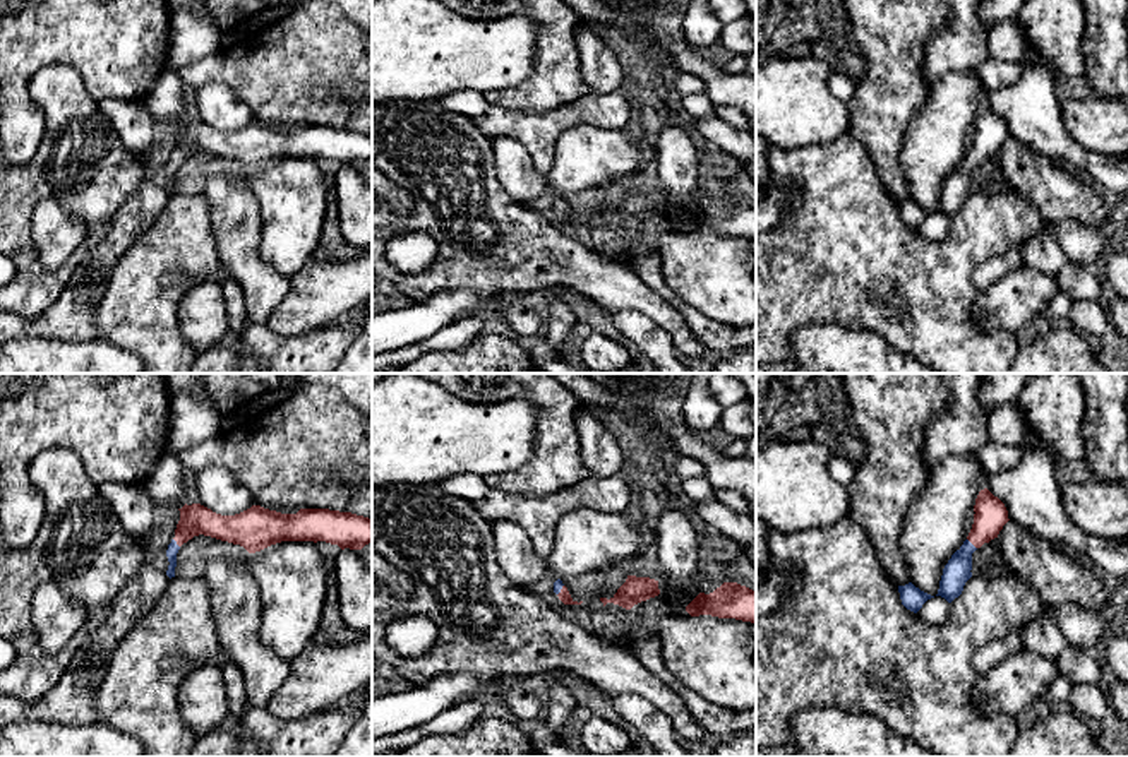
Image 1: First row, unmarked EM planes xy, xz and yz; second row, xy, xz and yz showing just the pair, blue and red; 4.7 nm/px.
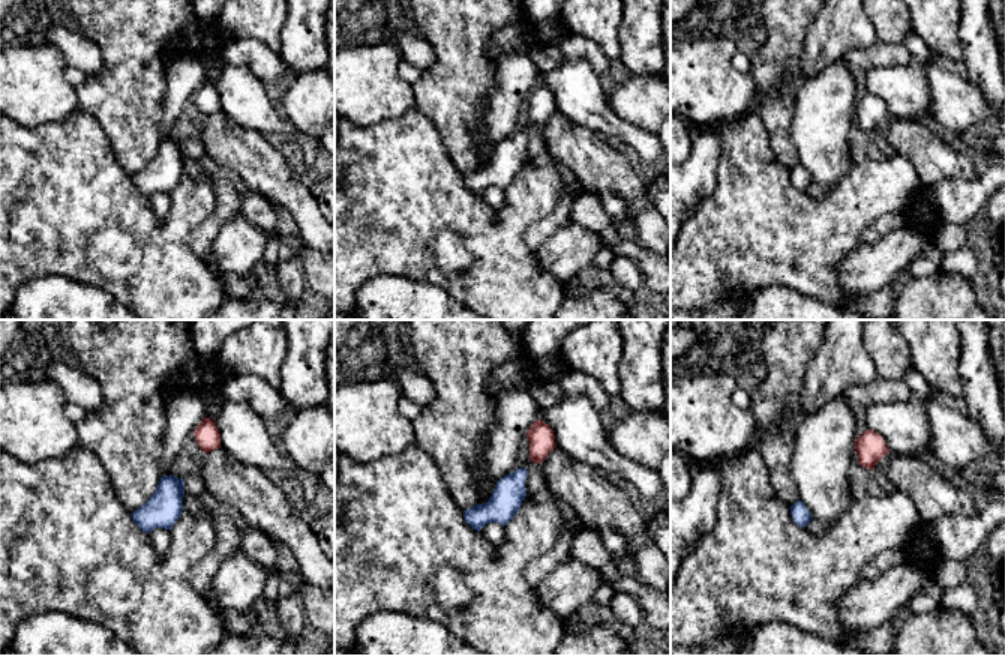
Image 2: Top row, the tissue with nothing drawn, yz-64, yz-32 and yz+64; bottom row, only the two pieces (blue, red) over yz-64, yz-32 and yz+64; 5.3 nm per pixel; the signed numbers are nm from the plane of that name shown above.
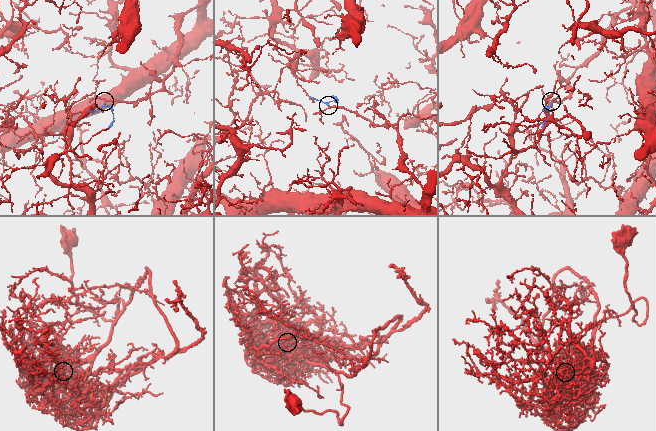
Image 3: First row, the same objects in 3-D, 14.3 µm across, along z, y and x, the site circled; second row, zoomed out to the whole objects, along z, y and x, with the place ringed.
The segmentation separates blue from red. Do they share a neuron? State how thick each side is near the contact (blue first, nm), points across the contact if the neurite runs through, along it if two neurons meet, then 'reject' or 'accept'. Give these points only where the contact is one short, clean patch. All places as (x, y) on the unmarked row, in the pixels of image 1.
120 nm thick on the blue side, 150 nm on the other; runs through yz (957, 187), (971, 160), (983, 148), (991, 131); accept

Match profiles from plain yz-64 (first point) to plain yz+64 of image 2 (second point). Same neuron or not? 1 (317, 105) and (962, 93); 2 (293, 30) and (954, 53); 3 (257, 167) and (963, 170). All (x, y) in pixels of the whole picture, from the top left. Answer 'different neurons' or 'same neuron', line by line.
1: same neuron
2: different neurons
3: same neuron

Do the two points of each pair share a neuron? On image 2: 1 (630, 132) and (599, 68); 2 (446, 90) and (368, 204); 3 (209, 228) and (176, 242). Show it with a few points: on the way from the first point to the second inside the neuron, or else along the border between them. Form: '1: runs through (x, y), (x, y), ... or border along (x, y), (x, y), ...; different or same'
1: border along (566, 59), (584, 59), (597, 77); different
2: border along (416, 105), (434, 125), (444, 147); different
3: border along (213, 210), (189, 237), (191, 249), (207, 266); different

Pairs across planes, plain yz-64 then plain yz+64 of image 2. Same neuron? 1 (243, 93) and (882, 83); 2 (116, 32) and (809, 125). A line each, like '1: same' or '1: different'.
1: same
2: different

